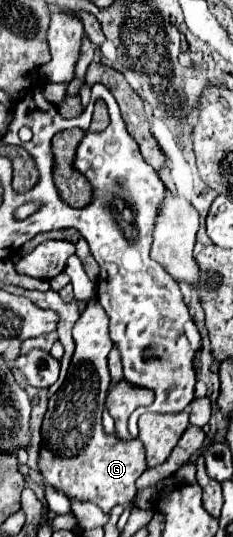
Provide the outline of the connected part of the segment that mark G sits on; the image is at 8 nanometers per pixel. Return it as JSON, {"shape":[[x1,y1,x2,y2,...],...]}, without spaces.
{"shape":[[97,301,87,303,87,309,81,313,79,321,73,327,73,339,75,339,75,353,71,359,67,379,59,387,59,391,55,395,51,395,49,409,43,419,41,449,39,449,37,465,39,465,39,471,47,485,65,493,71,501,89,501,89,503,95,503,97,507,101,507,105,513,109,513,115,505,127,505,137,495,135,481,147,469,145,447,139,439,123,441,115,433,107,435,103,431,101,415,103,415,105,395,107,395,107,389,111,383,109,369,107,369,107,355,113,347,113,341,109,337,109,317,105,315,105,309]]}

